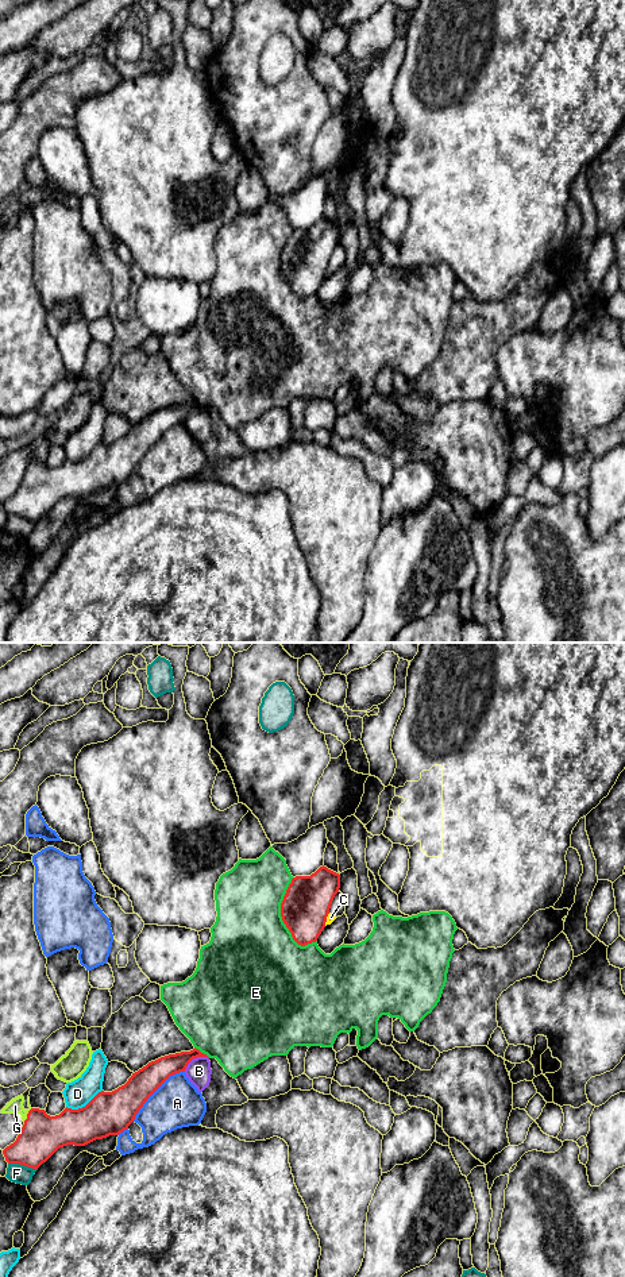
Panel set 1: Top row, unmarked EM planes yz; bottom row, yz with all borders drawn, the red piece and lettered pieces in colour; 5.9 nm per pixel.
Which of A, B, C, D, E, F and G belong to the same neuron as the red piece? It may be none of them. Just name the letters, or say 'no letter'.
no letter

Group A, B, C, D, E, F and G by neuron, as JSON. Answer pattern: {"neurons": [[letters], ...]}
{"neurons": [["A"], ["B"], ["C"], ["D", "F"], ["E"], ["G"]]}

